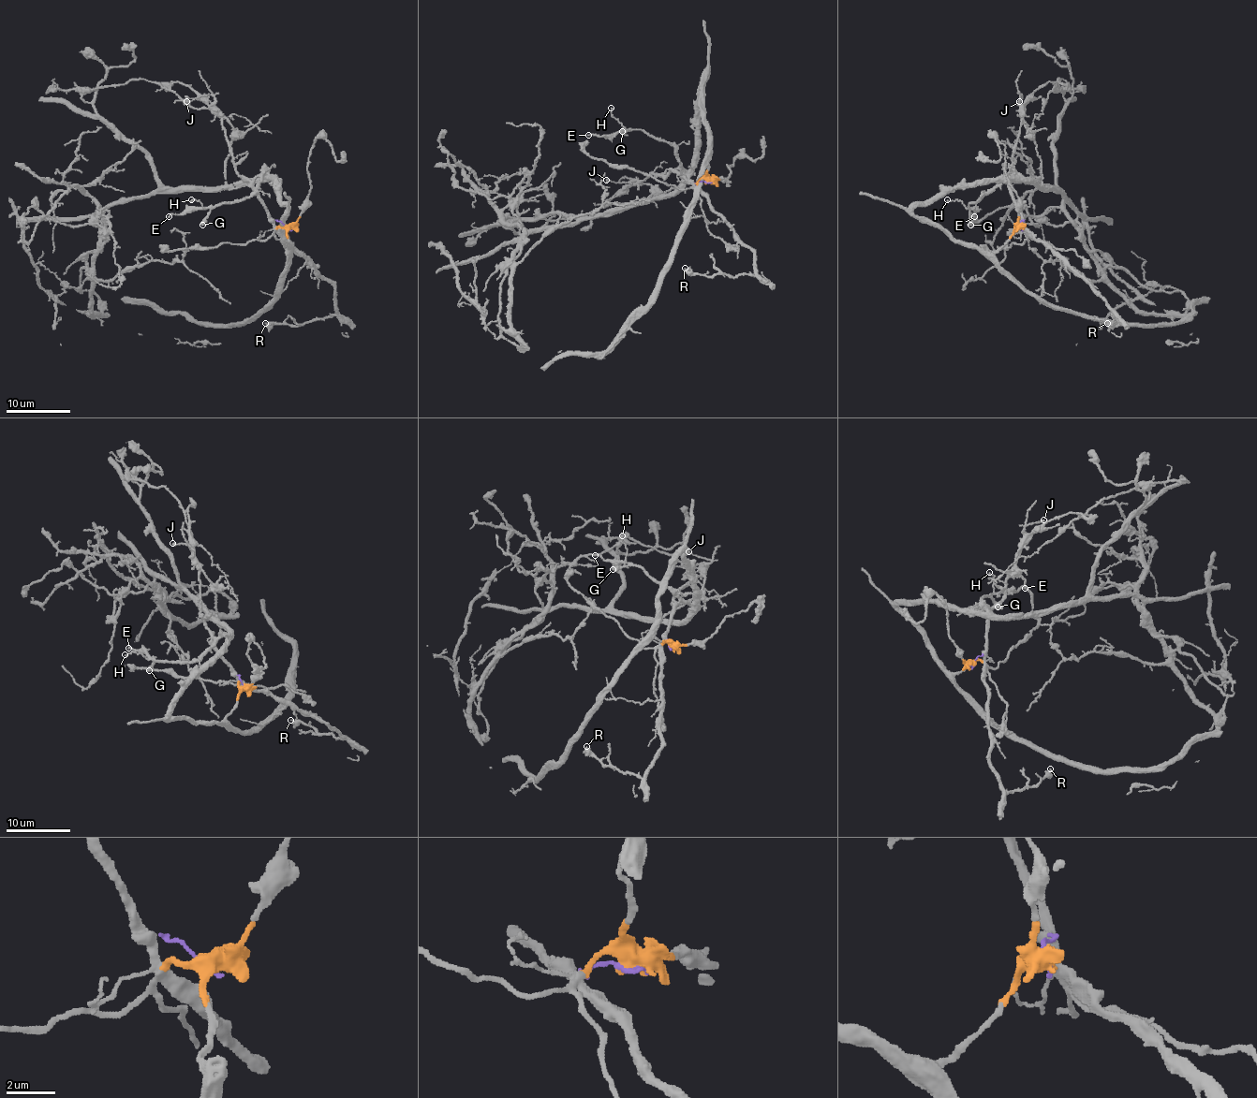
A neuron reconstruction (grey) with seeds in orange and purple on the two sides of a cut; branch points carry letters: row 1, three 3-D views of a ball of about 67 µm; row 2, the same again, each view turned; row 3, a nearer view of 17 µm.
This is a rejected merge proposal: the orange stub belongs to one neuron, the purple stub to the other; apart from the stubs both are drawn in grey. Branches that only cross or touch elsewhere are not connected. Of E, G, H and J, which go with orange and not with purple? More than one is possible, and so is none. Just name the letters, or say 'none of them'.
none of them

